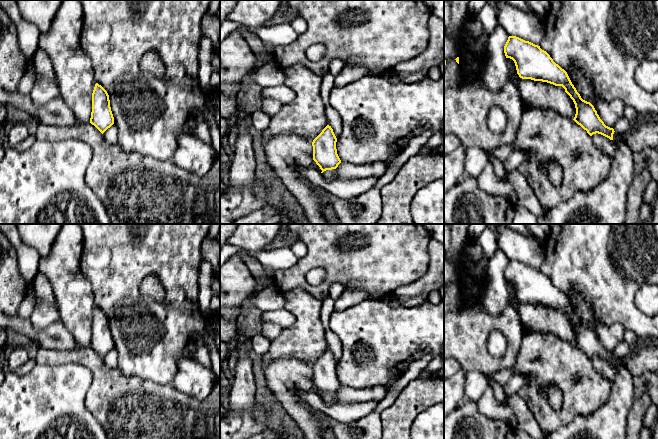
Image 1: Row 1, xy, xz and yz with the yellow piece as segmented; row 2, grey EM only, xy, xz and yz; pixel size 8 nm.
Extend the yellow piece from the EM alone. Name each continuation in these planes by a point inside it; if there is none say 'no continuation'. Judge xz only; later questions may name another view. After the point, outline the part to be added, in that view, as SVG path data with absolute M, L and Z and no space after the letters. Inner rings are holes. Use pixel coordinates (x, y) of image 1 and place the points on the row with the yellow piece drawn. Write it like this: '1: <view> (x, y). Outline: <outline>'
1: xz (329, 175). Outline: M335 169L326 170L322 173L322 176L325 181L333 181L335 180Z

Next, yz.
1: yz (606, 203). Outline: M615 131L613 141L617 148L612 158L608 177L585 192L576 192L568 201L545 209L537 224L625 224L629 188L635 177L633 150L625 143L624 131Z

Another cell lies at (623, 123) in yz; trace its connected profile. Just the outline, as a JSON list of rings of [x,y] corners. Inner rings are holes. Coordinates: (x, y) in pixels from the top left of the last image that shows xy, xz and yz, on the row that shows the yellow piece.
[[[623,116],[620,119],[618,119],[613,129],[614,131],[625,131],[625,130],[631,129],[633,126],[634,126],[634,123],[632,123],[628,118]]]

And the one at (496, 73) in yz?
[[[498,24],[489,39],[482,79],[487,89],[492,92],[498,92],[507,81],[512,81],[504,53],[504,46],[508,37],[504,28]]]

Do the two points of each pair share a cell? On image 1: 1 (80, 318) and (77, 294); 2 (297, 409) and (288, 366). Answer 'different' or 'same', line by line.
1: same
2: same

